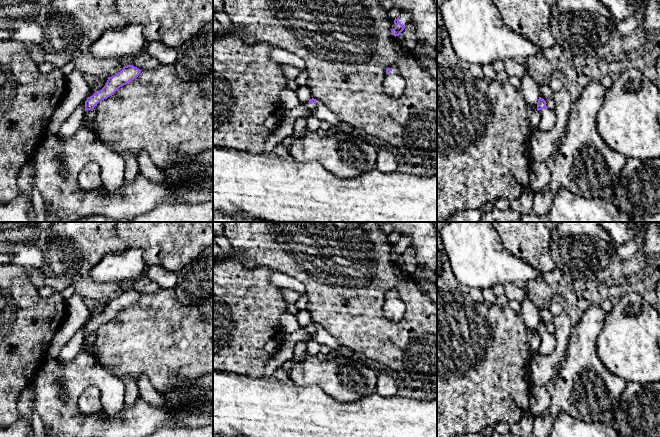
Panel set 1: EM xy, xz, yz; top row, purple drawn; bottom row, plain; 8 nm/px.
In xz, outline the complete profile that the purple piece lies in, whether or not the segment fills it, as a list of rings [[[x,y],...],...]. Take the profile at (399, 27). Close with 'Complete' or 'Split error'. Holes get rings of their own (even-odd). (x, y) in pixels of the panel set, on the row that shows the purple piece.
[[[408,12],[401,13],[401,15],[394,20],[395,28],[390,29],[391,33],[395,37],[399,36],[408,23],[409,23],[409,13]]]. Split error

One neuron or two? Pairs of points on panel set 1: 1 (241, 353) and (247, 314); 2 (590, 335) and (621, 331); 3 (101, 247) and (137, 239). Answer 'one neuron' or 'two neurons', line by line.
1: one neuron
2: two neurons
3: two neurons

